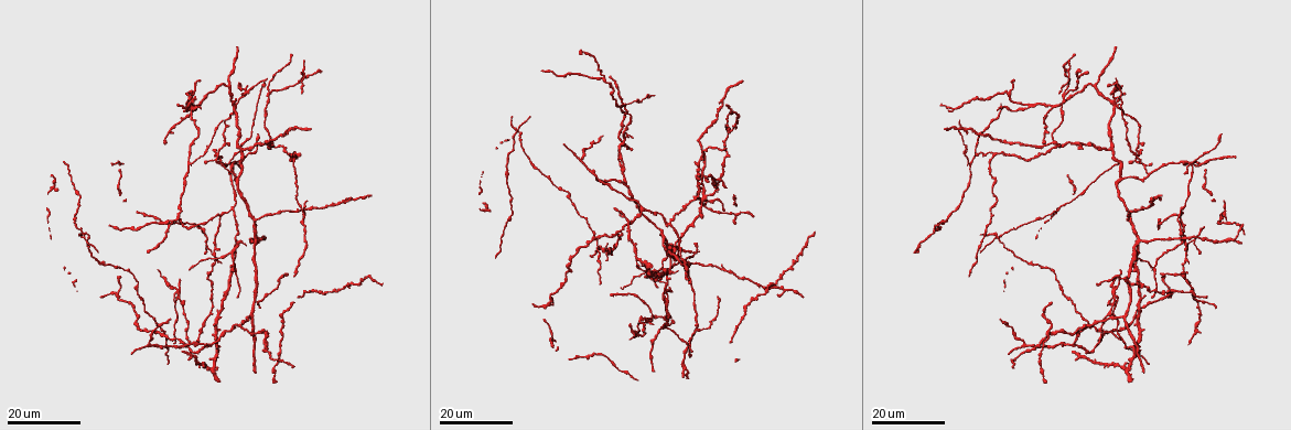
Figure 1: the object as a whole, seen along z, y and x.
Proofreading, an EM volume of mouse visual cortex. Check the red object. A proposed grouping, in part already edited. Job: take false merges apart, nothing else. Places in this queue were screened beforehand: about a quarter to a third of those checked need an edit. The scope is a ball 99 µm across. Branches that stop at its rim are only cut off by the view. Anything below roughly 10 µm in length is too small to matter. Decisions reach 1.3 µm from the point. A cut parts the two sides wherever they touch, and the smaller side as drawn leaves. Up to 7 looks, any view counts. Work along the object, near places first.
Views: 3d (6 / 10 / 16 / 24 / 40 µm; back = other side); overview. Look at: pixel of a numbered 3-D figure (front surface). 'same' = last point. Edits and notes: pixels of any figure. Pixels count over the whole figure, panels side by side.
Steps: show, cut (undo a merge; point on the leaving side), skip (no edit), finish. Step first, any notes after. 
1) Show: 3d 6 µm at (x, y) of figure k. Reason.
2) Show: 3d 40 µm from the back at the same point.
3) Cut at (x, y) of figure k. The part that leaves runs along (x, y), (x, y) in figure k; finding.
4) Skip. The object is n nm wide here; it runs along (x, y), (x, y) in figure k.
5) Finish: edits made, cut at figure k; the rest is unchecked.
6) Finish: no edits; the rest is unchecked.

Show: 3d 24 µm at (1115, 79) of figure 1. Abrupt turn.

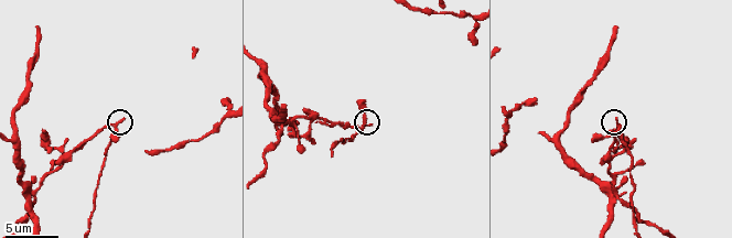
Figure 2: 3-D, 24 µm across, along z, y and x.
Show: 3d 6 µm at (114, 124) of figure 2.

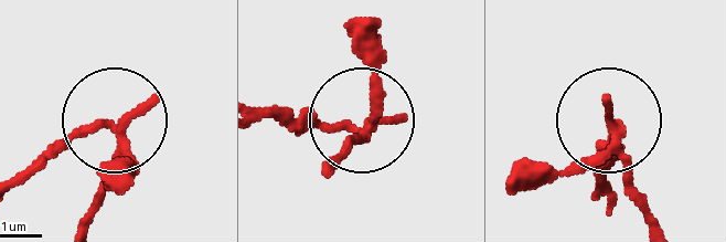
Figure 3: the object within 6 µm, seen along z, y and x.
Cut at (160, 98) of figure 3. The part that leaves runs along (120, 141), (92, 223) in figure 3; a second cell is stuck on.

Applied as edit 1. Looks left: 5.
Show: overview. Redraw.

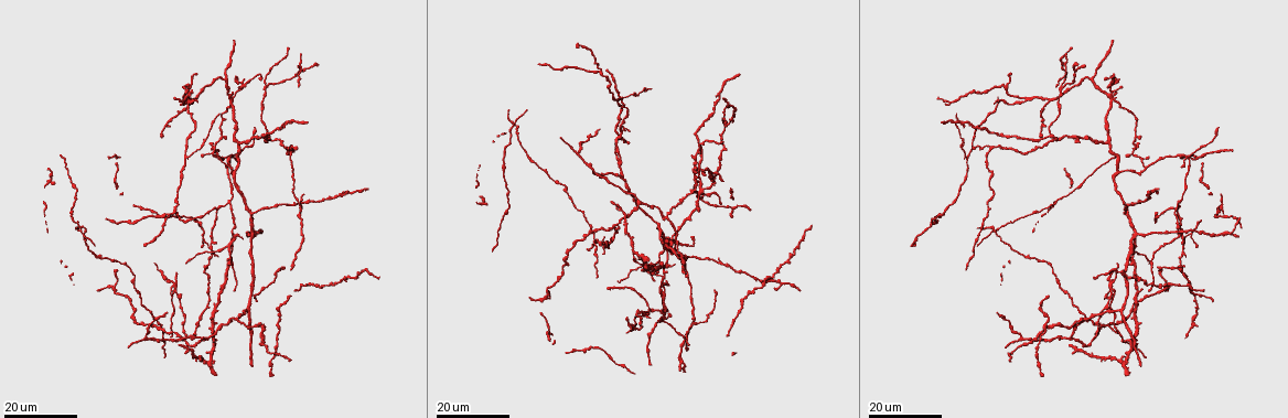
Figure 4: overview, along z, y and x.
Show: 3d 16 µm at (229, 249) of figure 4. Three arms meet.

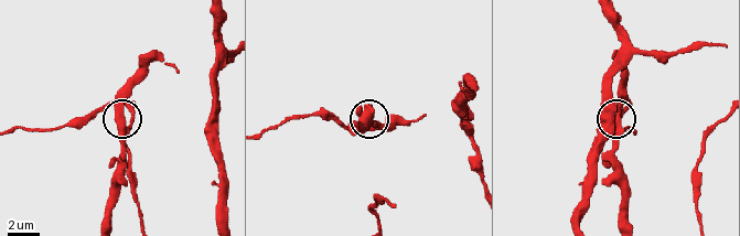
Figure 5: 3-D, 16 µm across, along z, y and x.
Show: 3d 10 µm at (619, 108) of figure 5.

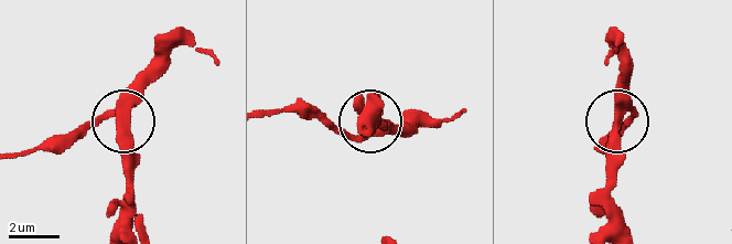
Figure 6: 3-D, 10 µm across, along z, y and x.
Cut at (85, 123) of figure 6. The part that leaves runs along (112, 112), (20, 151) in figure 6; a second cell is stuck on.

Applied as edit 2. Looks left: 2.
Finish: edits made, cut at figure 3, cut at figure 6; the rest is unchecked.

